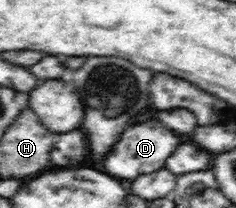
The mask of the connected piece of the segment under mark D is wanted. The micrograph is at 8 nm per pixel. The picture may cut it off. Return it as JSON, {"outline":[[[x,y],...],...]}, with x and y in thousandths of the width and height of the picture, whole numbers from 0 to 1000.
{"outline":[[[614,587],[614,596],[581,596],[538,615],[513,644],[513,673],[496,683],[496,702],[479,712],[479,731],[445,760],[436,808],[453,817],[453,837],[470,851],[504,846],[513,865],[538,856],[564,870],[568,856],[597,837],[640,837],[674,808],[691,808],[691,779],[742,731],[742,712],[767,692],[767,663],[742,654],[725,625],[708,625],[682,587]]]}

